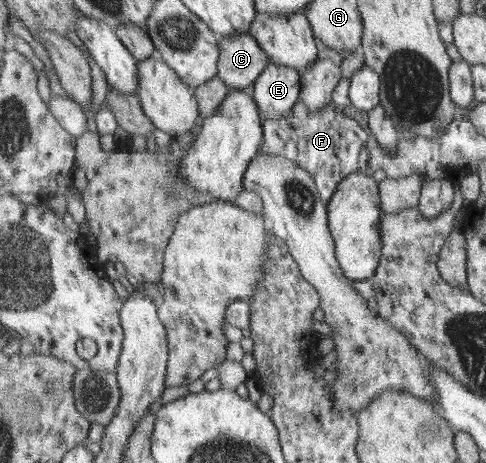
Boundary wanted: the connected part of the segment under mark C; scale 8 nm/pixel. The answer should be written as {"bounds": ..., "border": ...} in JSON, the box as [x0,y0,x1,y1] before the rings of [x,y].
{"bounds":[218,32,269,94],"border":[[[249,32],[218,36],[221,52],[219,76],[232,89],[253,94],[254,84],[267,68],[269,56]]]}

